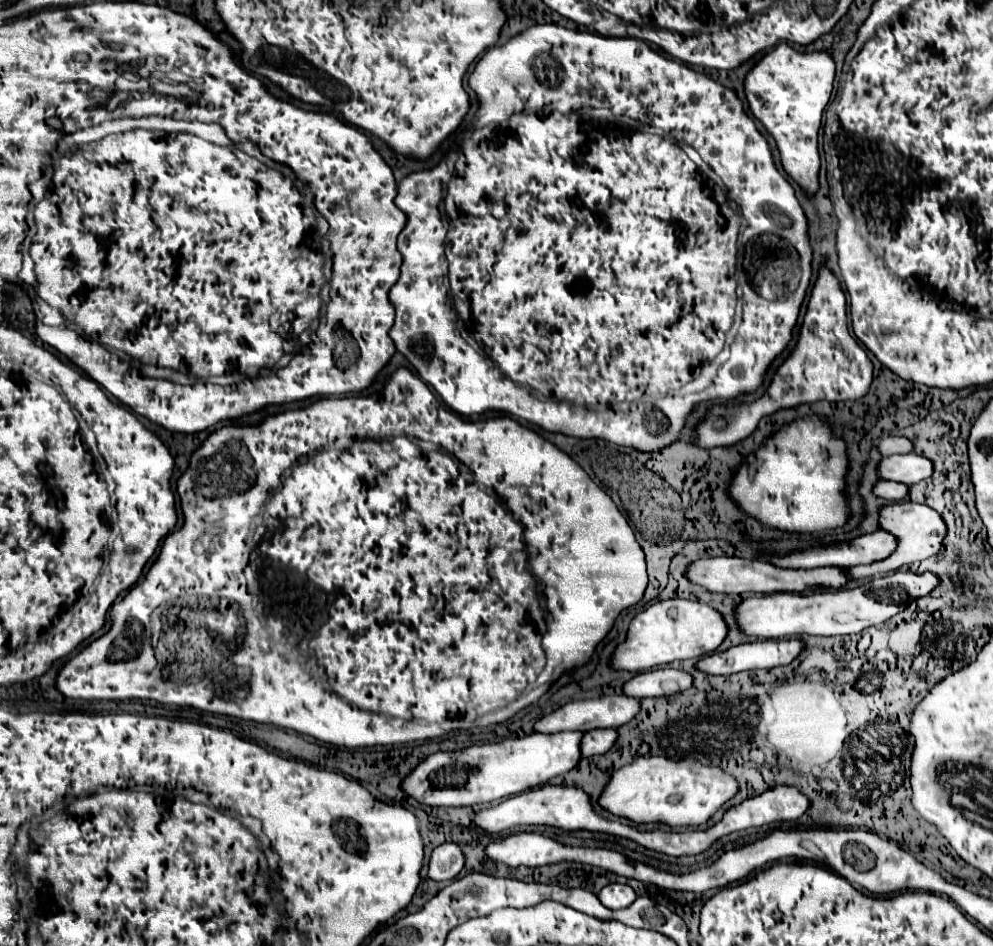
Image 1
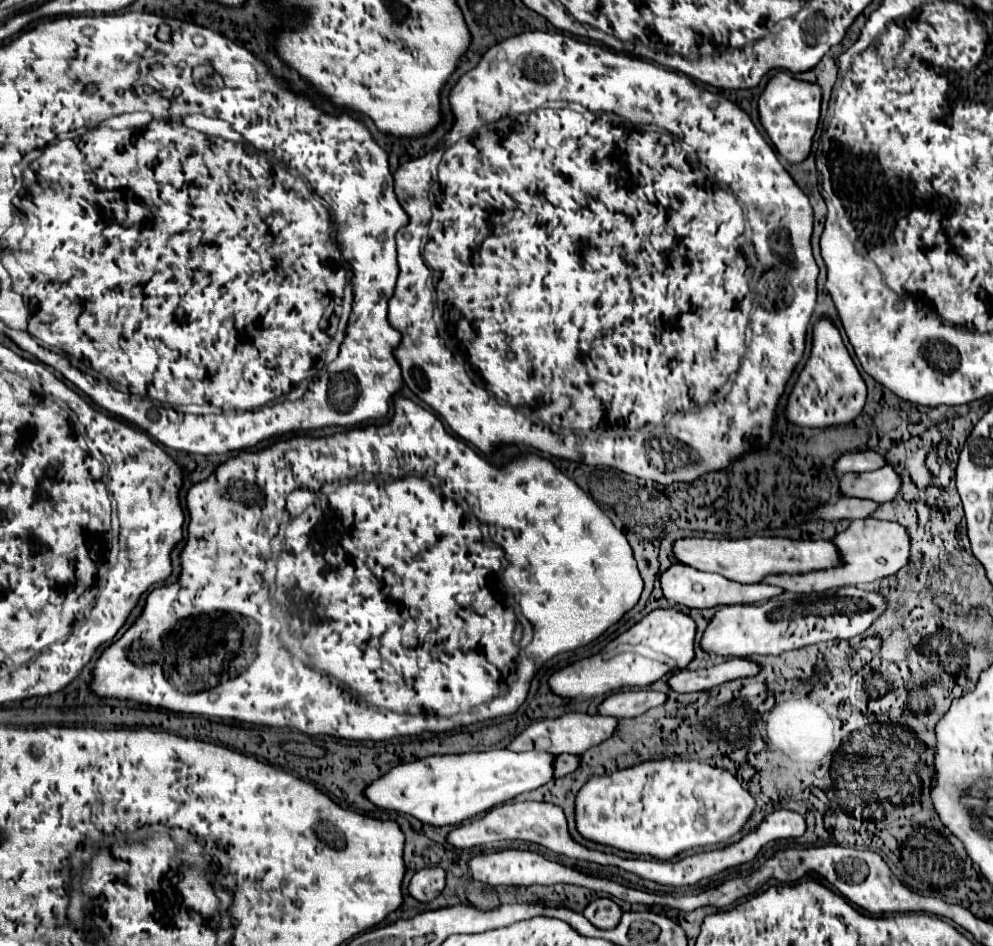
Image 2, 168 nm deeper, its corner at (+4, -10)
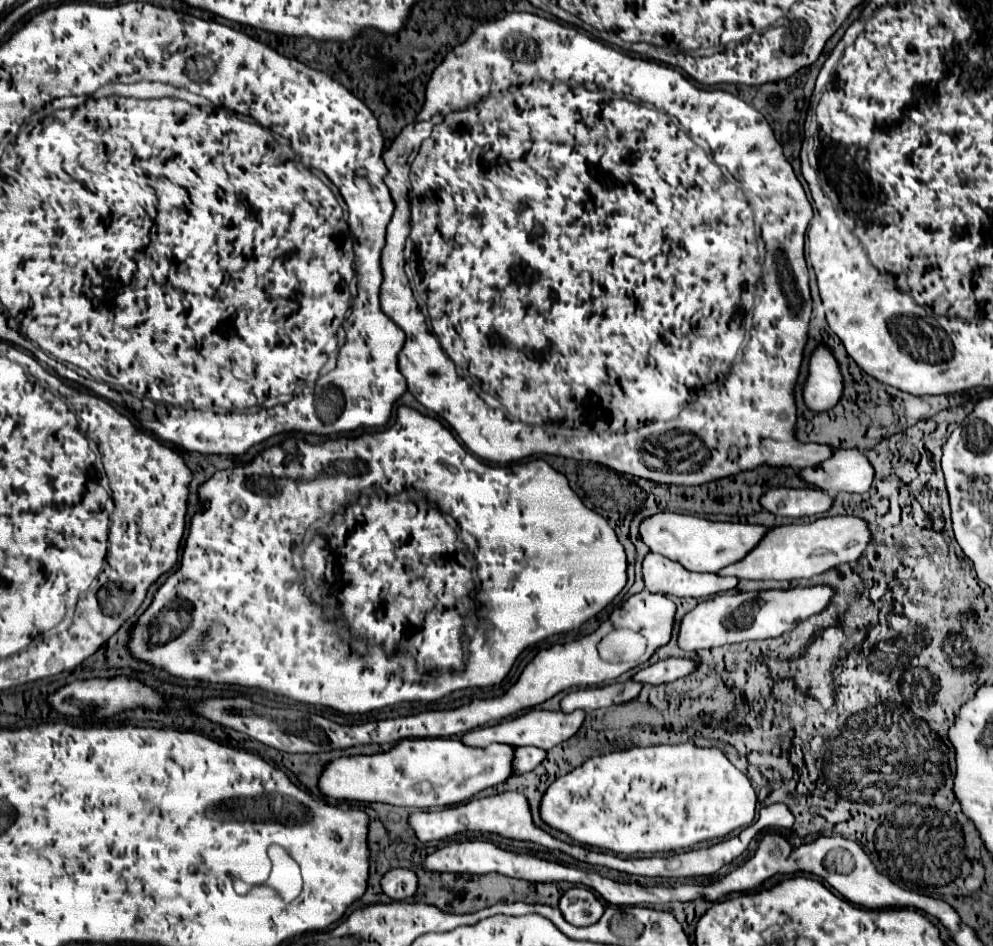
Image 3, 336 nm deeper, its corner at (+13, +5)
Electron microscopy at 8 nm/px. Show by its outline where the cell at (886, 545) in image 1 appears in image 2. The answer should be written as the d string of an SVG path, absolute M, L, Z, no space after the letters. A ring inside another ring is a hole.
M684 537L674 541L672 553L682 565L718 573L738 583L760 583L768 573L808 573L840 563L838 549L830 541L796 541L788 537L744 537L734 541Z

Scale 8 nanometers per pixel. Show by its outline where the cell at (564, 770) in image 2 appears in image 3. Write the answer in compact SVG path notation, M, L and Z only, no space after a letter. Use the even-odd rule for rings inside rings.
M533 746L521 748L521 756L517 756L517 760L515 760L515 762L521 762L519 764L519 774L535 770L545 760L545 756L547 756L547 752L541 750L541 748L533 748Z

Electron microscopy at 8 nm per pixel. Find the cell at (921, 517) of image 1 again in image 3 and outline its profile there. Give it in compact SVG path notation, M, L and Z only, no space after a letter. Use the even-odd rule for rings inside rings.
M827 516L817 518L811 524L791 524L769 530L765 538L737 564L725 566L719 576L737 576L747 580L797 580L811 578L827 572L839 564L857 562L873 540L869 524L859 516Z

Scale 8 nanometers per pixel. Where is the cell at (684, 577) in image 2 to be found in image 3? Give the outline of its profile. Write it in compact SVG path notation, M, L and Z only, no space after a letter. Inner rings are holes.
M647 554L643 560L643 580L649 592L663 592L679 598L707 598L739 584L735 576L719 576L709 572L691 572L681 564L667 560L663 554Z

